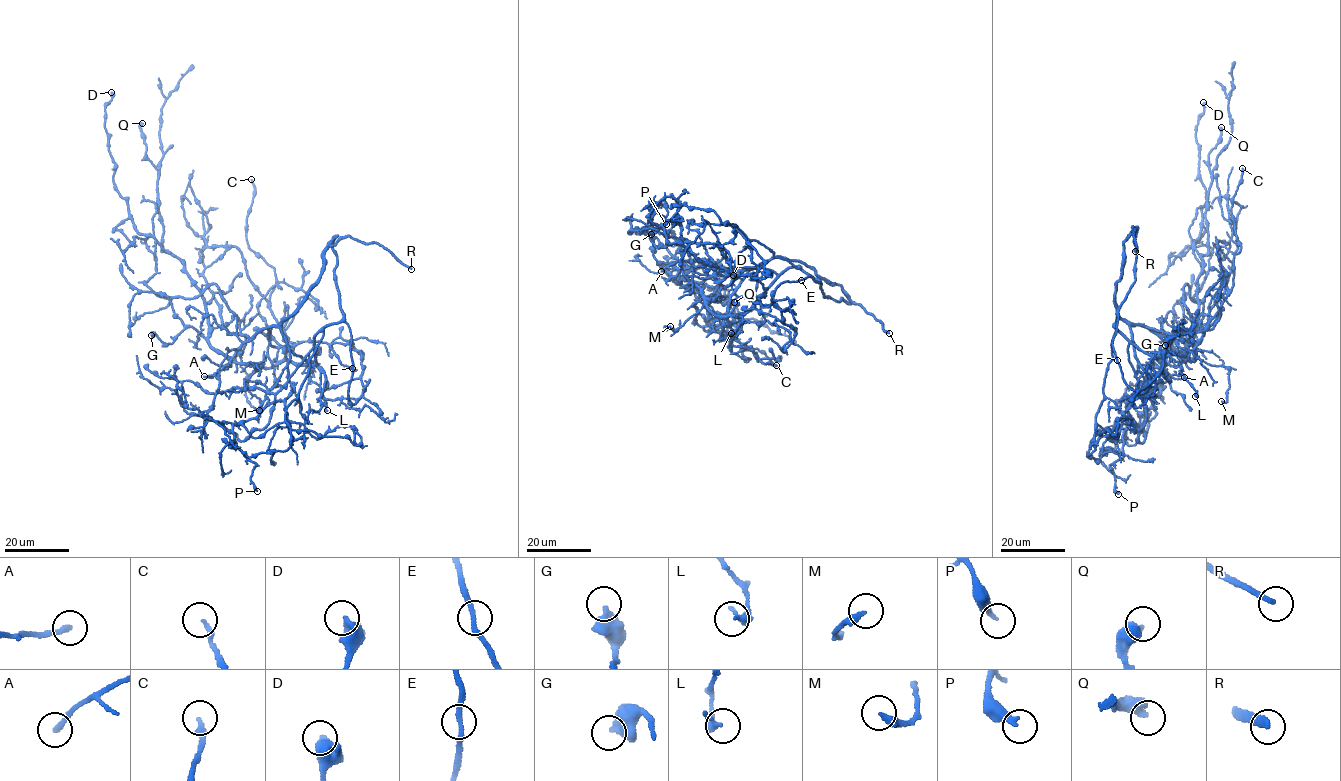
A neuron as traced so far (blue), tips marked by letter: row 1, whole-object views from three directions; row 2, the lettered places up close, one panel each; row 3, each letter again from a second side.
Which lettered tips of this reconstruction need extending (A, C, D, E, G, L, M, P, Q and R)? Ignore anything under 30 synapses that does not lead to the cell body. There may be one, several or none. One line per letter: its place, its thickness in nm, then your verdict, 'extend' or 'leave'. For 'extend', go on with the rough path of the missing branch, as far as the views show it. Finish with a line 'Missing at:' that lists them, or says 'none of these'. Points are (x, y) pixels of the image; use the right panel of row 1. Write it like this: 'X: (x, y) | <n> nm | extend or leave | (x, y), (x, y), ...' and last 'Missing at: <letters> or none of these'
A: (1184, 377) | 240 nm | extend | (1184, 377), (1187, 376), (1184, 362), (1178, 360), (1181, 359), (1180, 353), (1191, 353), (1211, 363)
C: (1242, 168) | 200 nm | leave
D: (1203, 102) | 400 nm | leave
E: (1117, 360) | 200 nm | leave
G: (1165, 345) | 480 nm | leave
L: (1195, 396) | 320 nm | leave
M: (1221, 401) | 280 nm | leave
P: (1118, 494) | 240 nm | leave
Q: (1221, 127) | 400 nm | leave
R: (1135, 251) | 280 nm | extend | (1135, 251), (1126, 268), (1131, 280), (1132, 303)
Missing at: A, R

